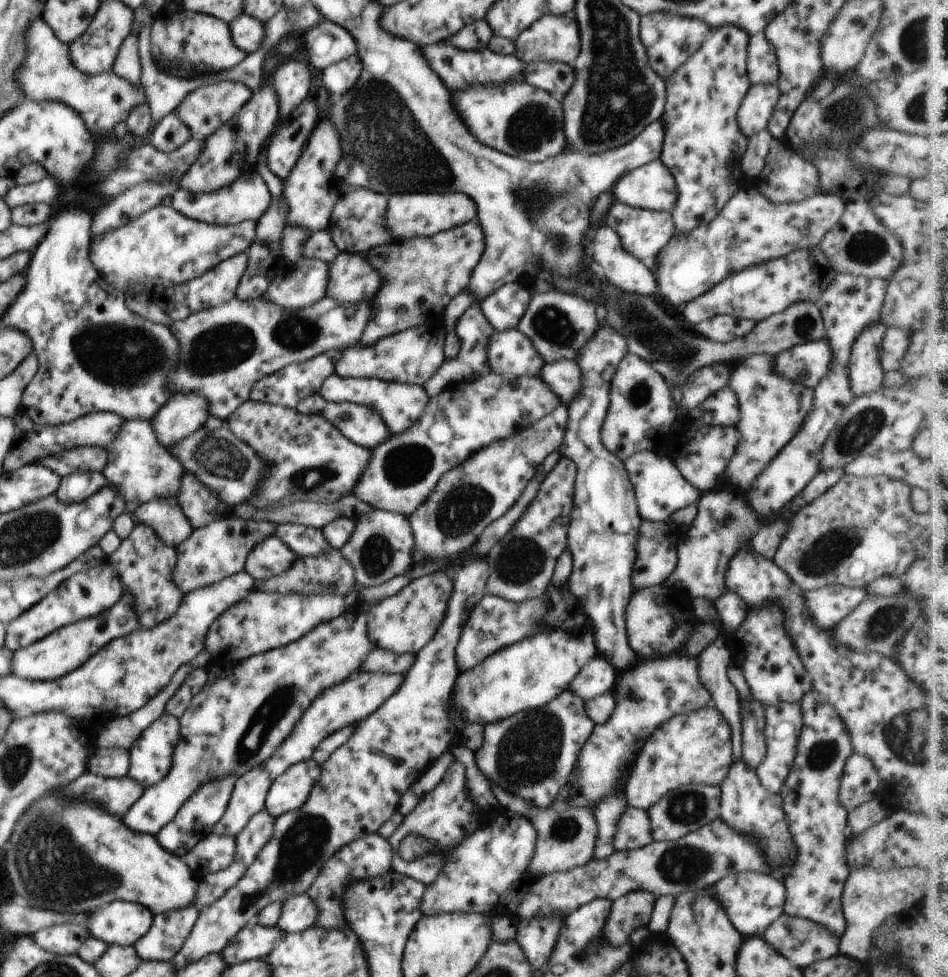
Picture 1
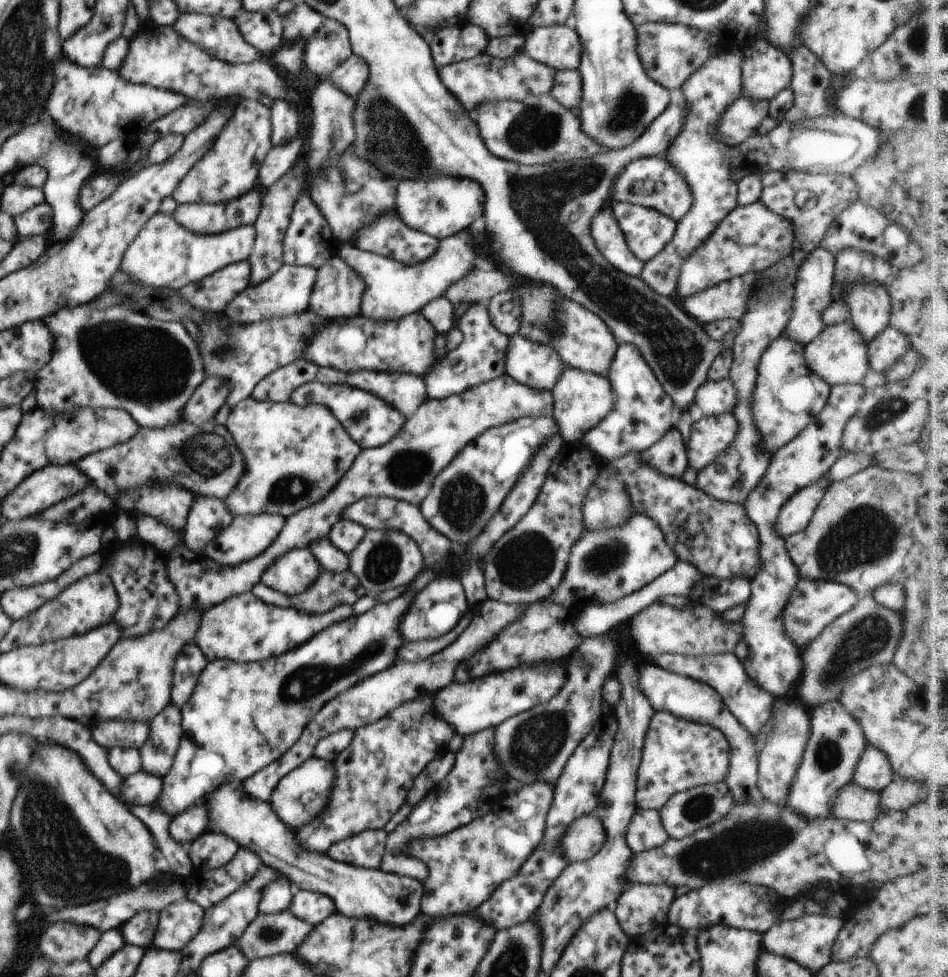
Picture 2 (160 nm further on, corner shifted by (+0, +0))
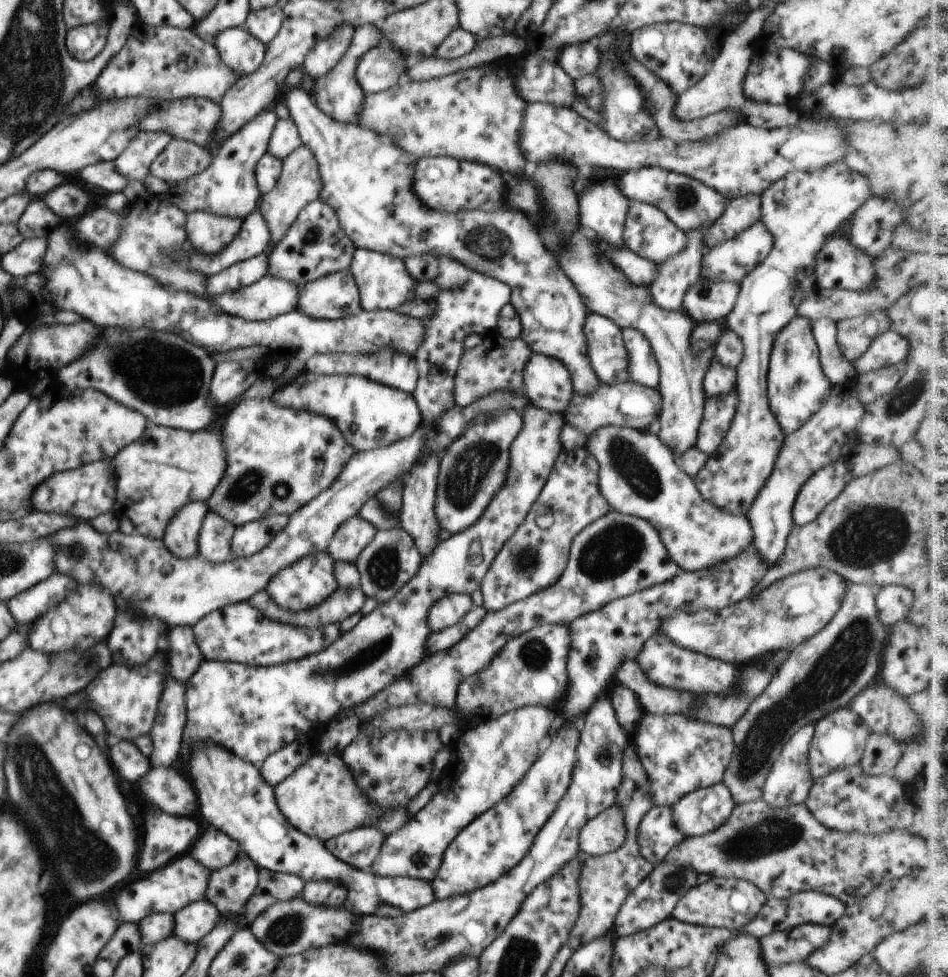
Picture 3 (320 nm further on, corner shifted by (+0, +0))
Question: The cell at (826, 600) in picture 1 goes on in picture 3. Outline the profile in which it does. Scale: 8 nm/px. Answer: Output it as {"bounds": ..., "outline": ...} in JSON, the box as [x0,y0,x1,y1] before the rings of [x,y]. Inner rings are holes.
{"bounds":[663,567,847,664],"outline":[[[818,567],[778,579],[758,594],[750,594],[720,610],[699,610],[674,614],[663,622],[672,642],[720,658],[730,664],[744,664],[768,650],[794,648],[815,635],[838,612],[847,589],[846,581],[833,570]]]}

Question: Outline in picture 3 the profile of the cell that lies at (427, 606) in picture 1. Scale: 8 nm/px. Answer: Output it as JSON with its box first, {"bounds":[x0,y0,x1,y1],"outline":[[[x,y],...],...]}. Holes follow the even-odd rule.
{"bounds":[428,594,474,632],"outline":[[[452,594],[431,606],[428,624],[433,632],[454,626],[474,607],[468,594]]]}

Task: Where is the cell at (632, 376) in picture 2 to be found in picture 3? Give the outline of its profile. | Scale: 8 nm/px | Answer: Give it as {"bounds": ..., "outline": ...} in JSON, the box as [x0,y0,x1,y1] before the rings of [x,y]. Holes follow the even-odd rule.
{"bounds":[621,327,660,389],"outline":[[[630,327],[621,329],[621,333],[629,356],[630,381],[658,389],[660,367],[648,337]]]}

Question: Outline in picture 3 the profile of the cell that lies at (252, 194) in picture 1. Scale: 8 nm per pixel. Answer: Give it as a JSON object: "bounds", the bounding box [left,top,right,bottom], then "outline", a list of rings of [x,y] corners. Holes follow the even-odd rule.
{"bounds":[187,211,242,256],"outline":[[[204,211],[187,213],[188,244],[201,255],[216,256],[240,232],[242,219],[219,217]]]}

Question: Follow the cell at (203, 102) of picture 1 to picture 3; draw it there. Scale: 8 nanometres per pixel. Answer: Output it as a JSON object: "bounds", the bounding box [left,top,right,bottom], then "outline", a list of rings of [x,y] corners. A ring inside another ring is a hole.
{"bounds":[113,131,171,182],"outline":[[[140,131],[113,162],[116,170],[126,179],[143,182],[146,175],[151,172],[151,164],[166,148],[171,138],[162,131]]]}

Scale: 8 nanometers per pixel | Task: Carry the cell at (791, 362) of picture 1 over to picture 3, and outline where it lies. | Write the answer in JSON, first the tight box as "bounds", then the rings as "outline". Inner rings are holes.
{"bounds":[837,310,890,364],"outline":[[[877,310],[837,322],[837,341],[842,354],[853,364],[868,350],[873,340],[890,330],[887,310]]]}

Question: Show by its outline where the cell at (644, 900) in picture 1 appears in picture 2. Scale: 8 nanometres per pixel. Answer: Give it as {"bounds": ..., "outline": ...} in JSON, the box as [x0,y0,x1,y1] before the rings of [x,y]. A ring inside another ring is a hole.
{"bounds":[613,883,676,937],"outline":[[[636,883],[628,886],[618,897],[613,911],[622,927],[622,930],[630,937],[639,937],[648,931],[662,925],[667,920],[670,905],[675,900],[676,887],[670,883]]]}

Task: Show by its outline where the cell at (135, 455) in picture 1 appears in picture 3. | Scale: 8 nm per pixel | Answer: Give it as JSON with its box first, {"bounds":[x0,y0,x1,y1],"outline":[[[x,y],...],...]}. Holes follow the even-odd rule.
{"bounds":[162,501,208,558],"outline":[[[194,501],[183,508],[168,523],[168,530],[165,530],[162,540],[174,556],[192,558],[199,554],[199,532],[208,511],[207,504]]]}

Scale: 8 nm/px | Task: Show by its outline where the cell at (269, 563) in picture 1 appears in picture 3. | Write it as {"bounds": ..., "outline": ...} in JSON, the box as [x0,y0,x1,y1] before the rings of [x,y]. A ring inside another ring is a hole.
{"bounds":[265,550,339,613],"outline":[[[326,550],[301,558],[271,578],[265,591],[268,596],[285,611],[300,613],[323,604],[339,587],[335,577],[335,560]]]}

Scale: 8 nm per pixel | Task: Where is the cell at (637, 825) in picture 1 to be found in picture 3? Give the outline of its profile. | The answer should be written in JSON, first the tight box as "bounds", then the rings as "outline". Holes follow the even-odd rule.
{"bounds":[639,805,685,866],"outline":[[[654,805],[639,824],[639,853],[656,866],[685,838],[685,834],[675,825],[672,809],[669,806]]]}

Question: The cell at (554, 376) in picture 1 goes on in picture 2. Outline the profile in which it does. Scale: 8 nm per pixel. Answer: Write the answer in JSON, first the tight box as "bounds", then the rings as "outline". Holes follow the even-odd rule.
{"bounds":[551,368,616,443],"outline":[[[565,368],[551,393],[553,396],[552,417],[566,443],[582,442],[584,433],[602,422],[616,402],[612,385],[607,376],[603,377],[580,369]]]}

